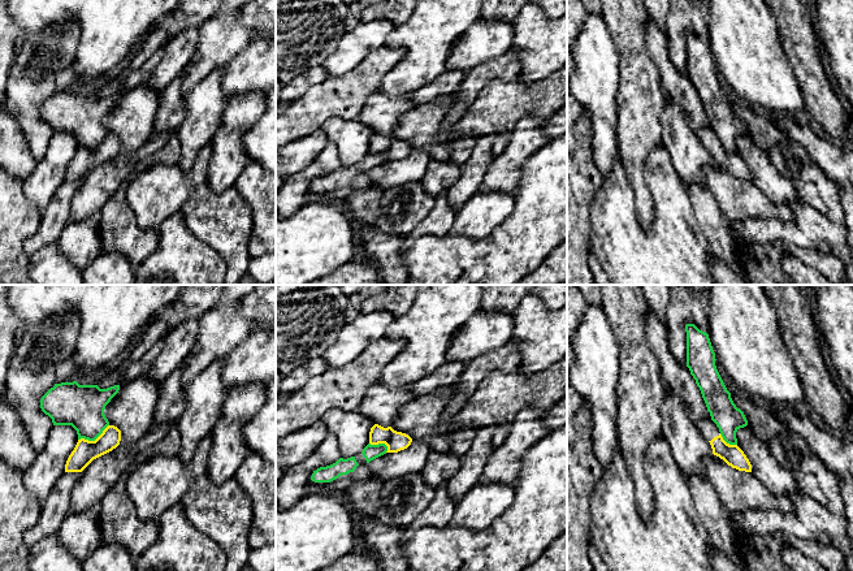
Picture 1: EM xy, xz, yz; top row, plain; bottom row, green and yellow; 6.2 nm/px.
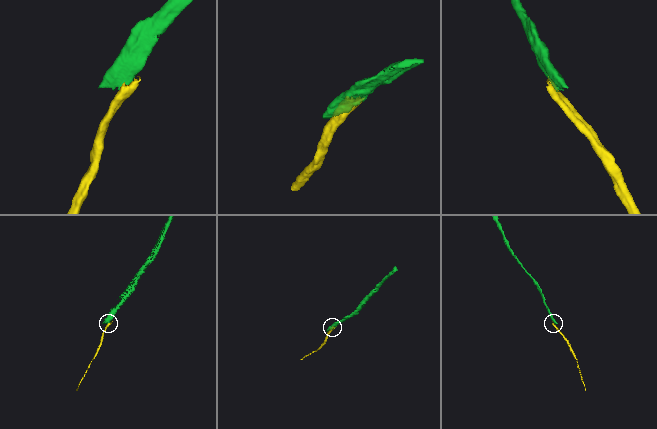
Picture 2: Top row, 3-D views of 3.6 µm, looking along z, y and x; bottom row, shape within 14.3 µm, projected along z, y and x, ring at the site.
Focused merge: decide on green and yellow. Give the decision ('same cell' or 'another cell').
another cell

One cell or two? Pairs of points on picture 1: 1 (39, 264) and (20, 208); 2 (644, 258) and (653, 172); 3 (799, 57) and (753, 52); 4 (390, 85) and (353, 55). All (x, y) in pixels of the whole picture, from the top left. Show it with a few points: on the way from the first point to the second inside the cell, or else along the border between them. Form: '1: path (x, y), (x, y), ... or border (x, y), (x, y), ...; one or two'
1: border (30, 256), (27, 271); two
2: path (665, 237), (665, 193); one
3: border (778, 26), (780, 46), (799, 83); two
4: path (412, 61), (412, 48), (402, 38), (376, 38); one

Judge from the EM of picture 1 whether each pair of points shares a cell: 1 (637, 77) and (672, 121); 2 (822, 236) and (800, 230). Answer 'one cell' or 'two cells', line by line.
1: two cells
2: one cell

